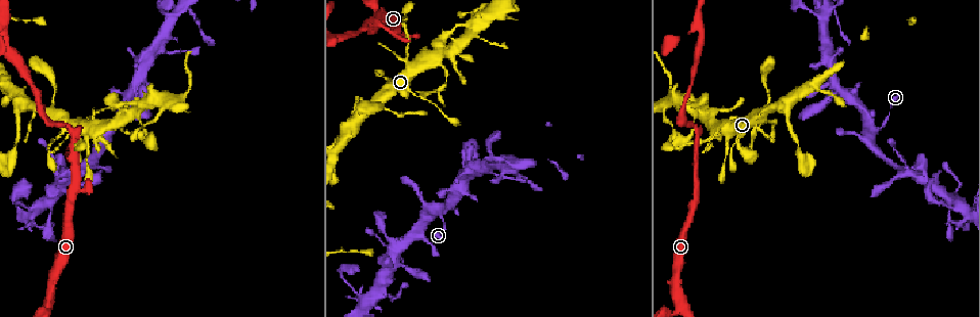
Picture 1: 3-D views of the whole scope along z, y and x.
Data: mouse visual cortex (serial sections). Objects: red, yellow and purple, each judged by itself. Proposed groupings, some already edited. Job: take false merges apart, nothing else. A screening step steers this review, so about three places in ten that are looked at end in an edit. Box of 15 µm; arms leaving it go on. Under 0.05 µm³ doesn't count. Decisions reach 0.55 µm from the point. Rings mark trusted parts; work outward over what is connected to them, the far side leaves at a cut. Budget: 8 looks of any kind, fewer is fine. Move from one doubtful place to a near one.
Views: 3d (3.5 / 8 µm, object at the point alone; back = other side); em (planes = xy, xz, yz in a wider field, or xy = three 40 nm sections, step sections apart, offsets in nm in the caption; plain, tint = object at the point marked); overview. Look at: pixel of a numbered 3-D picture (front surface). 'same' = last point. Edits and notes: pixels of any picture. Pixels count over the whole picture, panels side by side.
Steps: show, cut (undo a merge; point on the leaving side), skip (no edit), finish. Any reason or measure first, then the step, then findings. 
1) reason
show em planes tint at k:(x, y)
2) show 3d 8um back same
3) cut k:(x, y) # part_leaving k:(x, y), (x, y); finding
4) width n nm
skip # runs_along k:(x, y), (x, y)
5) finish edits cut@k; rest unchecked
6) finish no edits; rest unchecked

sharp bend
show 3d 3.5um at 1:(401, 40)

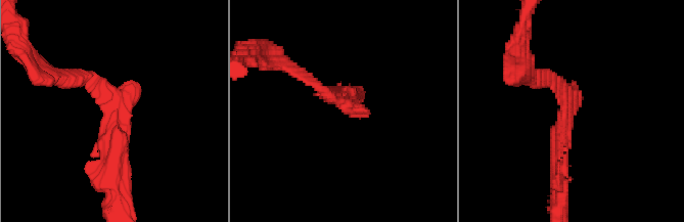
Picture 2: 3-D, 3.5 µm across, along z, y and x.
arm_widths 200, 300 nm
show em xy step 1 tint at 2:(568, 97)

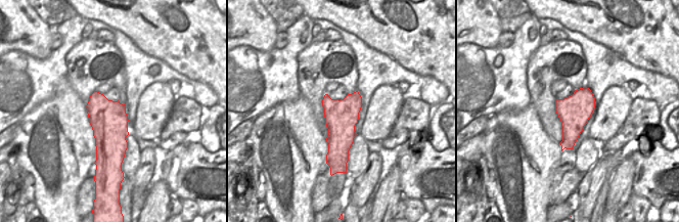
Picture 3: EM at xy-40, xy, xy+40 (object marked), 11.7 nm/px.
show em planes tint same

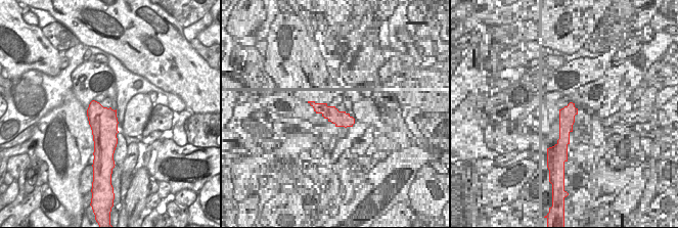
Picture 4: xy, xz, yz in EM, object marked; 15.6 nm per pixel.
skip # runs_along 2:(114, 162), (114, 99), (91, 77), (56, 77); one cell here

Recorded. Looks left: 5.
thick turns thin
show 3d 3.5um at 1:(183, 95)

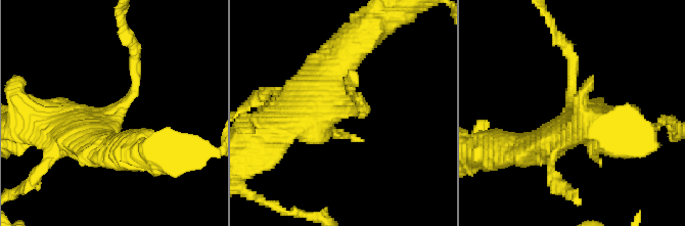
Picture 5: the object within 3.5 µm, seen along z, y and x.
need the tissue
show em xy step 1 tint at 5:(345, 109)

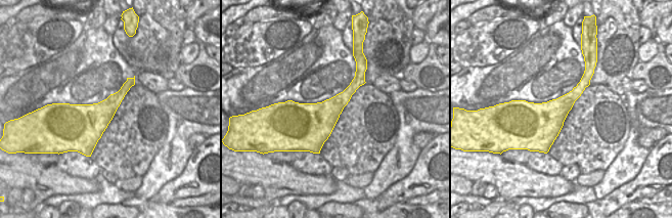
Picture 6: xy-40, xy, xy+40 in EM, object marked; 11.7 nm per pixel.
skip # runs_along 5:(52, 123), (108, 120), (131, 97), (134, 50); all the same cell

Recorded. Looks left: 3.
three-way junction
show 3d 3.5um at 1:(418, 96)

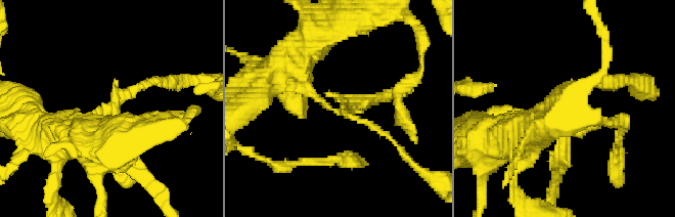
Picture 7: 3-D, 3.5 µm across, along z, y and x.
arms 3; arm_widths 100, 200, 300 nm
show em xy step 2 tint at 7:(112, 109)

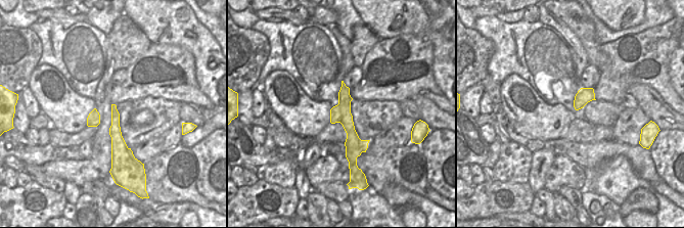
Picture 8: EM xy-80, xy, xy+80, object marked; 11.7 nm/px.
skip # runs_along 7:(56, 132), (113, 107), (138, 170); all the same cell

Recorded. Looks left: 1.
finish no edits; rest unchecked

